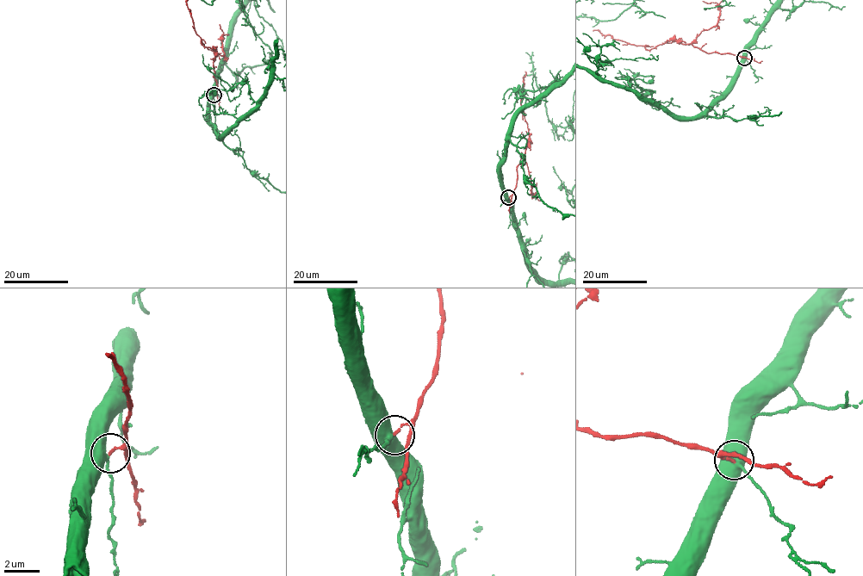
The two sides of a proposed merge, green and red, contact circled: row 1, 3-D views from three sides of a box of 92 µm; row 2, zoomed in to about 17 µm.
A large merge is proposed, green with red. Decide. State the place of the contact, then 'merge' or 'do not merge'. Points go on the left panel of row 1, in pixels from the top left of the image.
at (214, 95); merge

